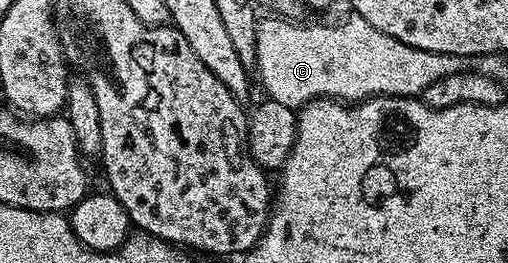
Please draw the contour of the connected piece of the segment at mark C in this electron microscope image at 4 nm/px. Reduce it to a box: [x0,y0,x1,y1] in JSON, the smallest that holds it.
[255,16,469,108]

